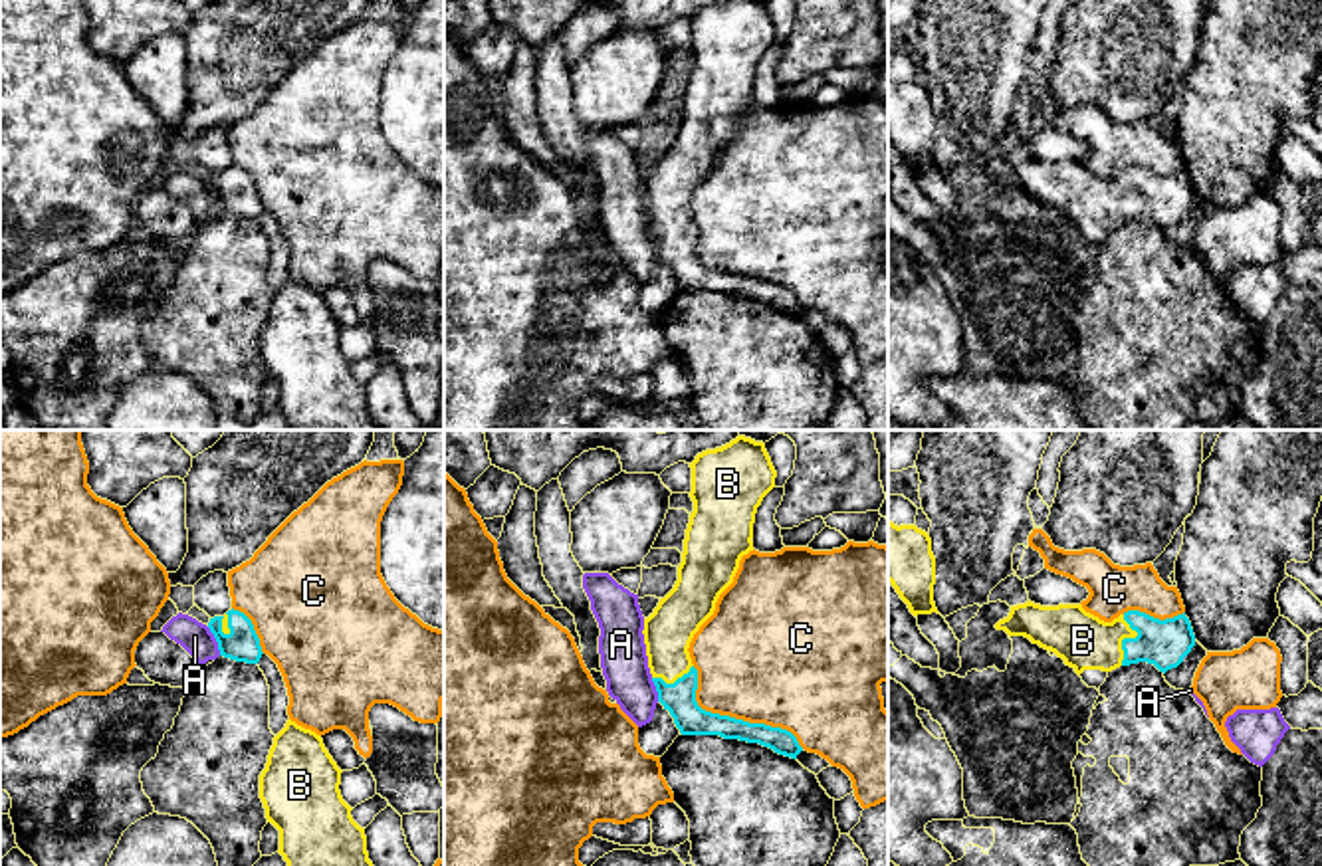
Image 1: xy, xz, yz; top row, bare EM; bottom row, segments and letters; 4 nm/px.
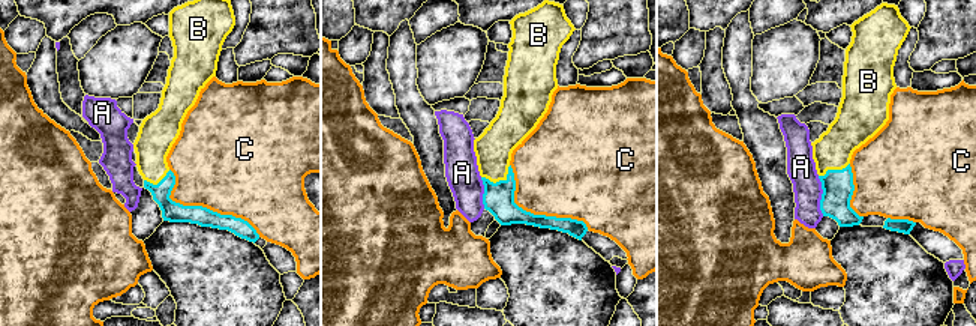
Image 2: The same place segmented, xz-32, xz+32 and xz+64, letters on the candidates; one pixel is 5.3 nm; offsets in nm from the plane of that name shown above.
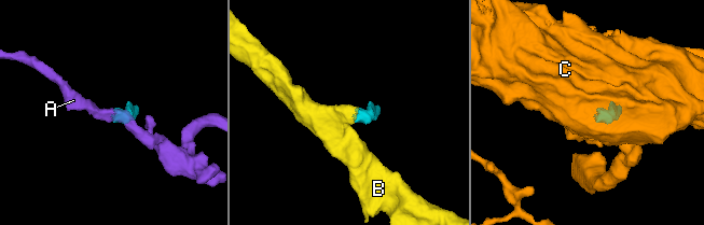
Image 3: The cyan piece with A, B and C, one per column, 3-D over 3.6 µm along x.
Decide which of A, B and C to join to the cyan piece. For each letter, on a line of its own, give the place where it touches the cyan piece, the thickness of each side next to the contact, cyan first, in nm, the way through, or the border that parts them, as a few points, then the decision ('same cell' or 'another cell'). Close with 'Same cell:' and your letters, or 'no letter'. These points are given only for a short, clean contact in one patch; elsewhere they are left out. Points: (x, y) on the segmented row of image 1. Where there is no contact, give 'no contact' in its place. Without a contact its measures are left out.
A: meets cyan in xy at (217, 641); 140 nm thick on the cyan side, 130 nm on the other; border along xy (207, 627), (220, 654); another cell
B: meets cyan in yz at (1126, 639); 190 nm thick on the cyan side, 220 nm on the other; runs through yz (1166, 643), (1126, 639), (1083, 641); same cell
C: meets cyan in xz at (734, 718); 140 nm thick on the cyan side, 480 nm on the other; another cell
Same cell: B

